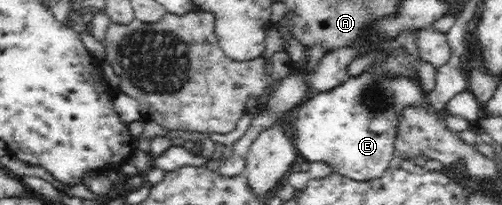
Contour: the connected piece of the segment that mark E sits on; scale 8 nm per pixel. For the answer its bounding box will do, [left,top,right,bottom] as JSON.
[292,71,428,182]

